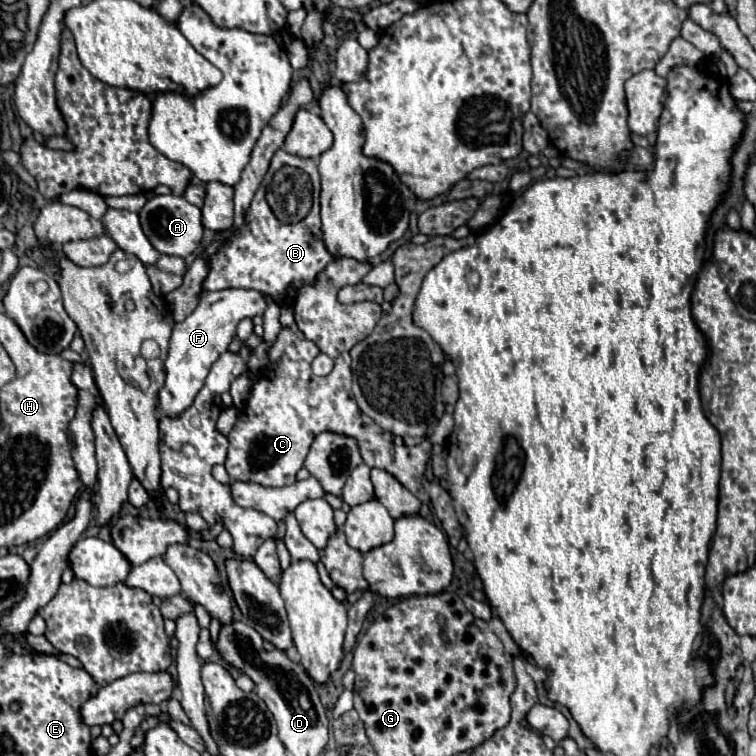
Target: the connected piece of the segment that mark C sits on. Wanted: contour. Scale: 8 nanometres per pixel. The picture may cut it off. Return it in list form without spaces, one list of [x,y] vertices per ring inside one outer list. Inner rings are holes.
[[[283,328],[277,336],[277,340],[271,344],[267,356],[269,356],[269,372],[265,378],[257,380],[251,386],[251,396],[247,400],[245,412],[239,415],[237,424],[233,430],[227,434],[227,440],[231,444],[225,460],[225,468],[233,480],[241,482],[255,482],[261,486],[271,486],[271,488],[281,488],[287,484],[295,482],[297,472],[303,468],[305,456],[309,452],[309,446],[313,444],[313,438],[319,436],[321,432],[335,432],[341,436],[355,438],[363,456],[363,462],[371,468],[381,468],[395,476],[411,494],[415,494],[423,504],[429,504],[429,494],[421,486],[421,478],[425,472],[425,464],[431,456],[431,442],[425,440],[423,444],[417,446],[395,446],[395,466],[393,466],[393,438],[387,430],[379,428],[379,440],[377,440],[377,424],[365,416],[359,406],[353,400],[351,394],[351,356],[349,352],[343,352],[335,360],[335,368],[329,376],[315,376],[311,369],[311,363],[315,356],[318,355],[318,348],[315,343],[305,338],[299,338],[297,332],[291,332],[291,328]]]

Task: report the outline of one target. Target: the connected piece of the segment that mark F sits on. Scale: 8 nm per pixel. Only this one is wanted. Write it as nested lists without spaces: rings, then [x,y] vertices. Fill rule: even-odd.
[[[229,288],[219,292],[205,292],[201,296],[199,306],[173,328],[173,336],[169,340],[169,356],[165,360],[165,384],[159,390],[159,410],[163,416],[175,418],[181,416],[195,400],[199,390],[205,384],[205,378],[219,358],[223,350],[227,350],[229,342],[235,336],[235,328],[241,318],[261,316],[267,308],[267,300],[261,292],[245,290],[245,288]]]

